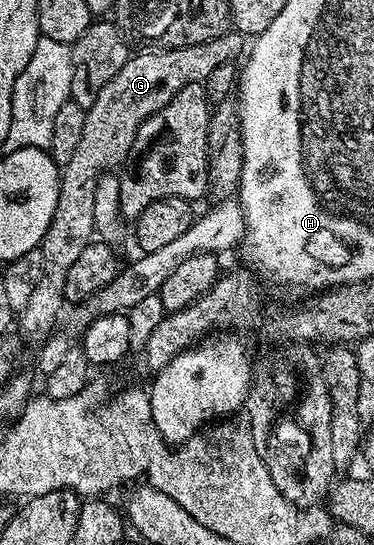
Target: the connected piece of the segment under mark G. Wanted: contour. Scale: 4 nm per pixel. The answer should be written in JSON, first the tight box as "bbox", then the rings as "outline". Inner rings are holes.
{"bbox":[18,33,246,335],"outline":[[[229,33],[189,47],[144,49],[141,55],[133,54],[128,58],[126,65],[122,65],[122,69],[118,69],[118,73],[114,73],[106,85],[102,85],[94,105],[86,108],[86,129],[82,129],[82,141],[78,141],[74,157],[70,157],[70,161],[62,168],[56,212],[38,248],[44,258],[42,278],[32,290],[30,301],[26,301],[18,313],[18,331],[20,327],[24,335],[45,334],[52,329],[50,327],[60,310],[66,307],[66,273],[70,273],[76,258],[85,251],[86,245],[94,241],[96,235],[95,185],[101,174],[118,168],[116,166],[119,163],[129,162],[140,124],[163,109],[185,85],[204,81],[218,65],[233,62],[235,55],[245,50],[244,43],[246,47],[245,36]]]}

